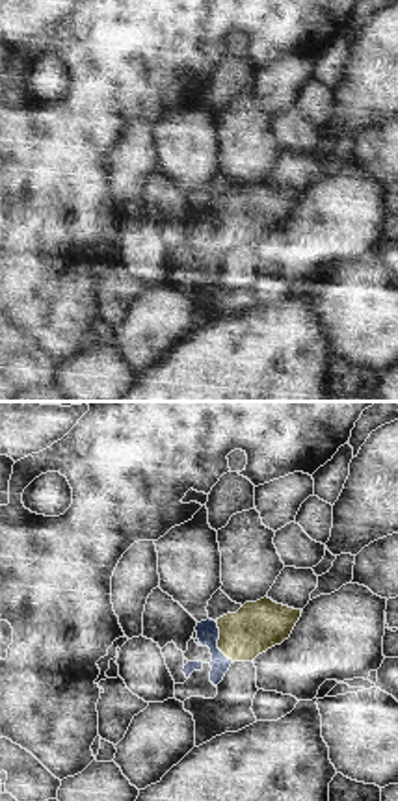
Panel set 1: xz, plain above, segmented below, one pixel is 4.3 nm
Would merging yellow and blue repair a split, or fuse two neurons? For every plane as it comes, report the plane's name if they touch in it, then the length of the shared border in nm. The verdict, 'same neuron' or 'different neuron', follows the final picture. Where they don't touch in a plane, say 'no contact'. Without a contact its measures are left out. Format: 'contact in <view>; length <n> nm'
contact in xz; length 190 nm

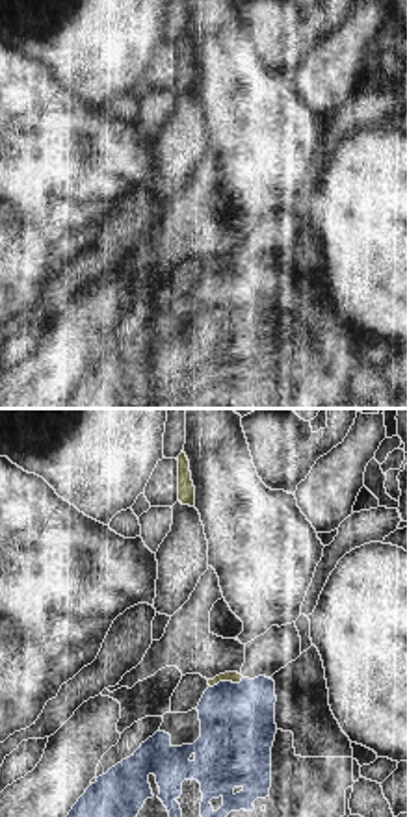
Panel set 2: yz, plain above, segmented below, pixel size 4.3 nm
contact in yz; length 150 nm

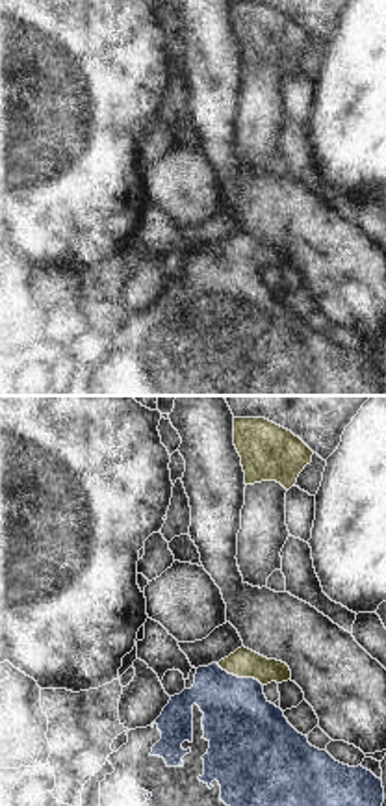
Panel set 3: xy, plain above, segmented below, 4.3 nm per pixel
contact in xy; length 220 nm

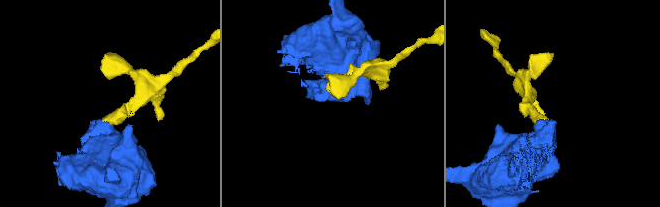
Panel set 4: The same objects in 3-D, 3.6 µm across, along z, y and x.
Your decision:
same neuron

